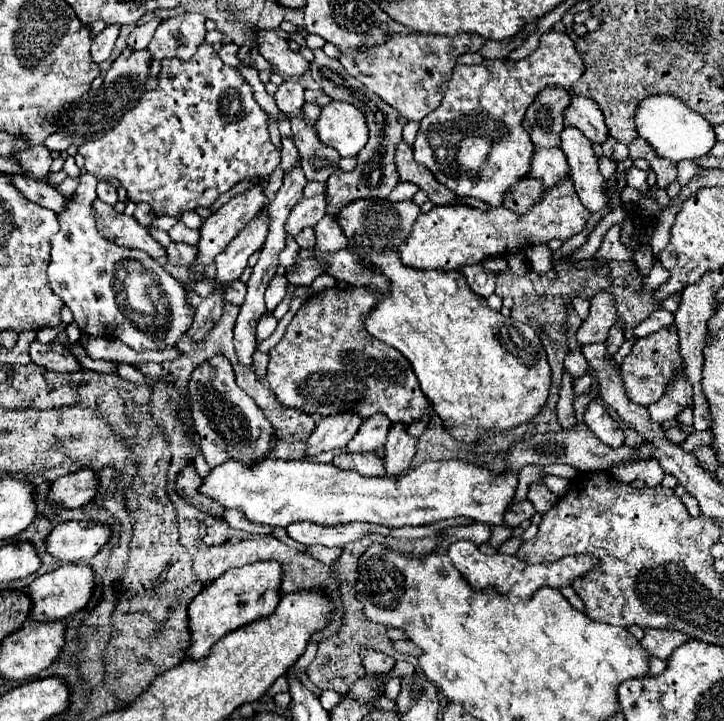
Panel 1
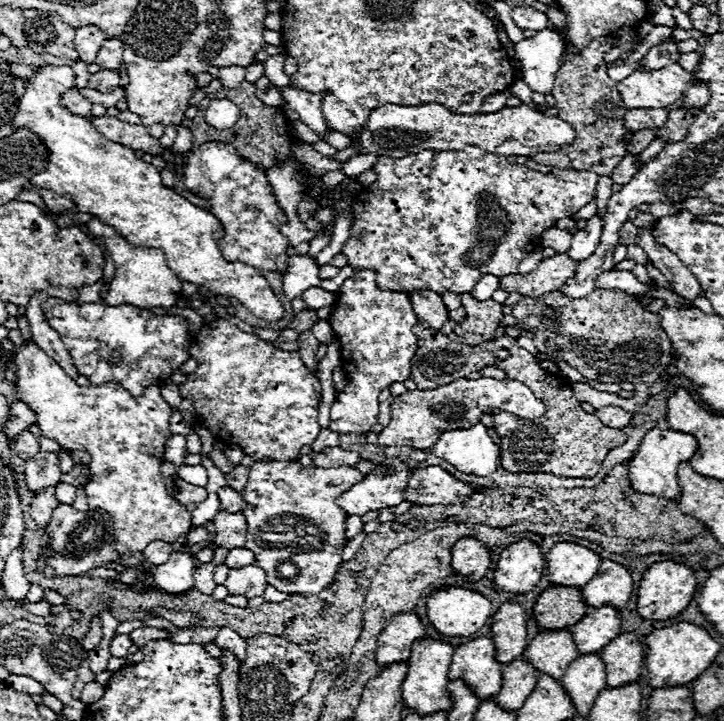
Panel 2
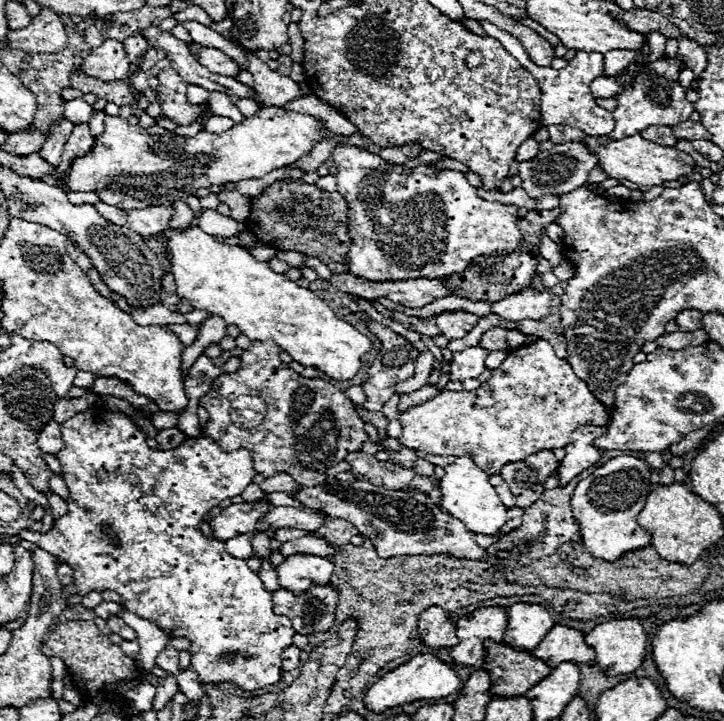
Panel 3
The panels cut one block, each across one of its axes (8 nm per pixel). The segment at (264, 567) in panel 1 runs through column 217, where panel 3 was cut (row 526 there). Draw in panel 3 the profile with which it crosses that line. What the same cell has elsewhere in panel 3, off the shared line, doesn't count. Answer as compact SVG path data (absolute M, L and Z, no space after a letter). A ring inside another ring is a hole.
M616 456L594 470L594 474L578 482L572 494L572 512L578 520L582 540L590 554L602 560L616 560L622 552L650 544L652 534L638 524L636 516L642 512L652 490L654 486L650 482L648 464L634 456Z

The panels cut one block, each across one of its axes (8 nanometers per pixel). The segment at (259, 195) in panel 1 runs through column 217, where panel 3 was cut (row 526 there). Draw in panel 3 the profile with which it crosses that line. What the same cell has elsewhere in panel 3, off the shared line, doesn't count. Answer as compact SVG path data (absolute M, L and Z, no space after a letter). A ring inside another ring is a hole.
M260 502L232 504L224 508L222 514L210 522L210 526L218 540L228 540L252 532L258 520L264 518L266 510L270 510L270 504L260 504Z

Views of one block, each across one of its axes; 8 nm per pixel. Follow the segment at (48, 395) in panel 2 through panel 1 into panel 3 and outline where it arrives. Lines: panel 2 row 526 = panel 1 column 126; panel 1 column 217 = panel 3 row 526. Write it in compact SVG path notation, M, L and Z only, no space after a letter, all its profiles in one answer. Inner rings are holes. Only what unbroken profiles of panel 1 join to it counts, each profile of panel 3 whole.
M88 408L88 410L84 410L84 412L78 412L76 416L72 416L70 420L66 420L64 424L62 424L62 436L64 436L64 448L56 454L58 456L58 460L60 460L60 466L62 466L62 480L66 482L66 488L68 488L68 498L66 498L66 502L70 504L68 506L68 512L64 514L64 516L60 516L60 518L56 518L54 520L54 528L50 528L46 534L40 534L40 532L22 532L22 538L24 540L28 540L28 542L34 542L36 546L40 546L40 548L44 548L44 550L48 550L54 558L58 558L60 562L64 562L64 564L68 564L72 570L74 570L74 586L76 586L76 590L78 590L78 594L80 596L86 596L88 592L104 592L104 590L114 590L114 592L118 592L122 598L124 598L124 604L126 604L126 608L130 610L130 612L134 612L136 616L140 616L140 618L146 618L146 620L150 620L152 624L156 624L158 628L162 628L170 638L188 638L190 642L192 642L192 646L190 646L190 654L192 654L192 668L198 672L198 676L200 676L200 680L204 682L204 684L208 684L208 682L226 682L226 680L234 680L236 682L236 686L238 688L242 688L242 690L256 690L256 688L266 688L266 686L270 686L270 684L274 684L274 682L280 682L282 678L280 678L280 662L282 662L282 658L280 658L280 654L282 654L282 650L286 648L286 646L290 646L292 644L292 636L296 634L294 630L292 630L292 624L290 624L290 620L288 618L284 618L284 616L276 616L274 614L274 610L272 610L272 594L264 588L264 584L262 584L262 580L246 566L246 560L240 560L240 558L234 558L232 554L228 554L226 552L226 546L224 546L224 542L220 542L220 540L208 540L202 532L200 532L200 524L204 522L204 518L210 514L210 510L214 508L214 506L218 506L222 500L228 500L228 498L234 498L234 496L238 496L238 494L242 494L242 490L248 486L248 484L252 484L252 476L256 474L254 472L254 468L252 468L252 454L250 454L250 450L246 450L246 448L240 448L240 450L236 450L236 452L222 452L216 444L214 444L214 440L210 440L210 438L206 438L206 436L202 436L202 438L198 438L198 440L190 440L190 442L186 442L186 444L182 444L180 448L176 448L176 450L166 450L166 452L162 452L162 450L152 450L148 444L146 444L146 434L142 432L142 430L138 430L138 426L136 426L136 422L132 420L132 416L128 416L128 414L124 414L124 412L112 412L112 410L94 410L94 408ZM226 650L238 650L238 652L242 652L242 654L250 654L250 658L236 658L236 660L220 660L220 656L222 656L222 652L226 652Z

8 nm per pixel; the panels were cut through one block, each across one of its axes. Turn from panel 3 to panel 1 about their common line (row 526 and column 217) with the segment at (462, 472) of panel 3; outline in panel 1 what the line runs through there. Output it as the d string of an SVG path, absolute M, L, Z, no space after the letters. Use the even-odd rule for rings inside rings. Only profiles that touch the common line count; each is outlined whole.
M266 458L256 466L244 466L236 460L216 466L202 482L200 492L224 508L242 510L250 522L264 526L286 528L294 522L314 522L320 526L370 522L400 528L426 526L456 516L466 516L486 526L504 526L504 512L516 494L516 486L516 472L494 474L488 468L462 460L424 462L398 476L368 478L354 470L340 470L334 464Z

